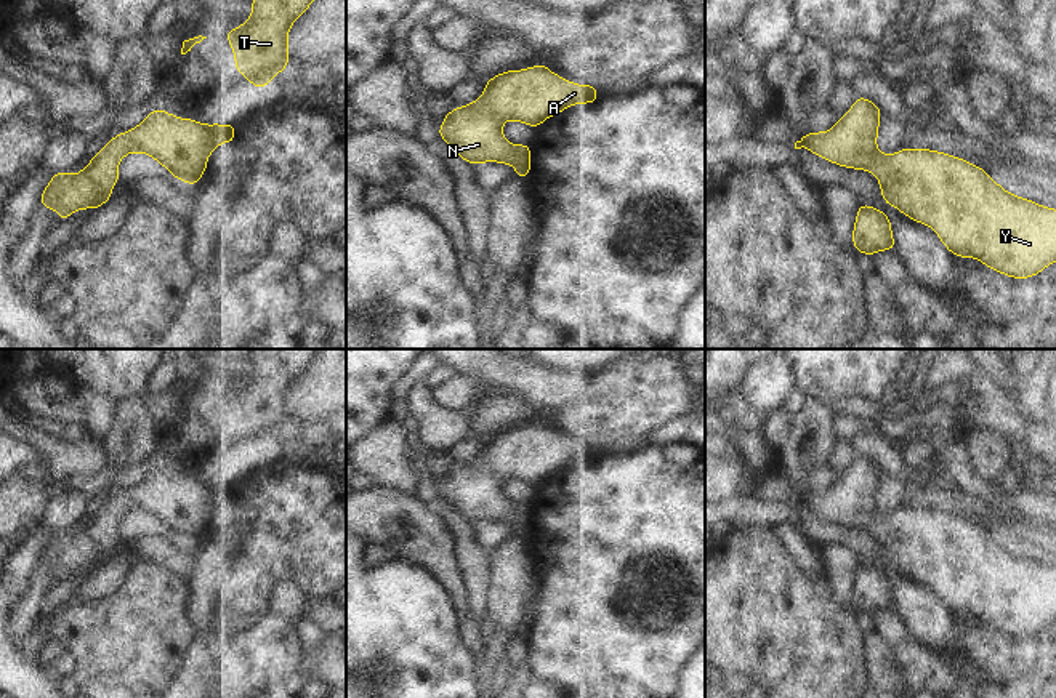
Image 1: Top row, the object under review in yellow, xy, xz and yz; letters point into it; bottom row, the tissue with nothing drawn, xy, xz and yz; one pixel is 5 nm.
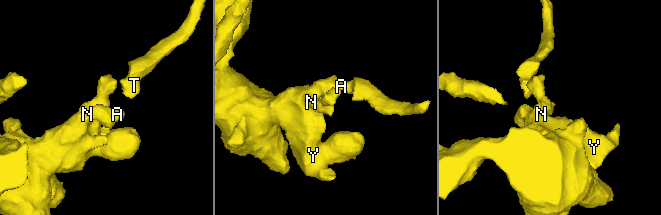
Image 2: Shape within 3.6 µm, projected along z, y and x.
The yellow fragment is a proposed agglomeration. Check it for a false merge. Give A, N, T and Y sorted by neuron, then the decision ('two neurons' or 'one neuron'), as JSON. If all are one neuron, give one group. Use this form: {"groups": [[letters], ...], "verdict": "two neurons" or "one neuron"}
{"groups": [["A", "N", "T", "Y"]], "verdict": "one neuron"}

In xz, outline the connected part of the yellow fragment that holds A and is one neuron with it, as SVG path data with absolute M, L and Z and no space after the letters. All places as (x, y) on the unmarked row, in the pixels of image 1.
M543 421L505 429L487 439L479 458L445 472L437 491L466 522L506 522L526 538L532 524L530 503L508 501L502 483L514 479L537 487L566 466L593 463L598 455L593 443L569 440Z

